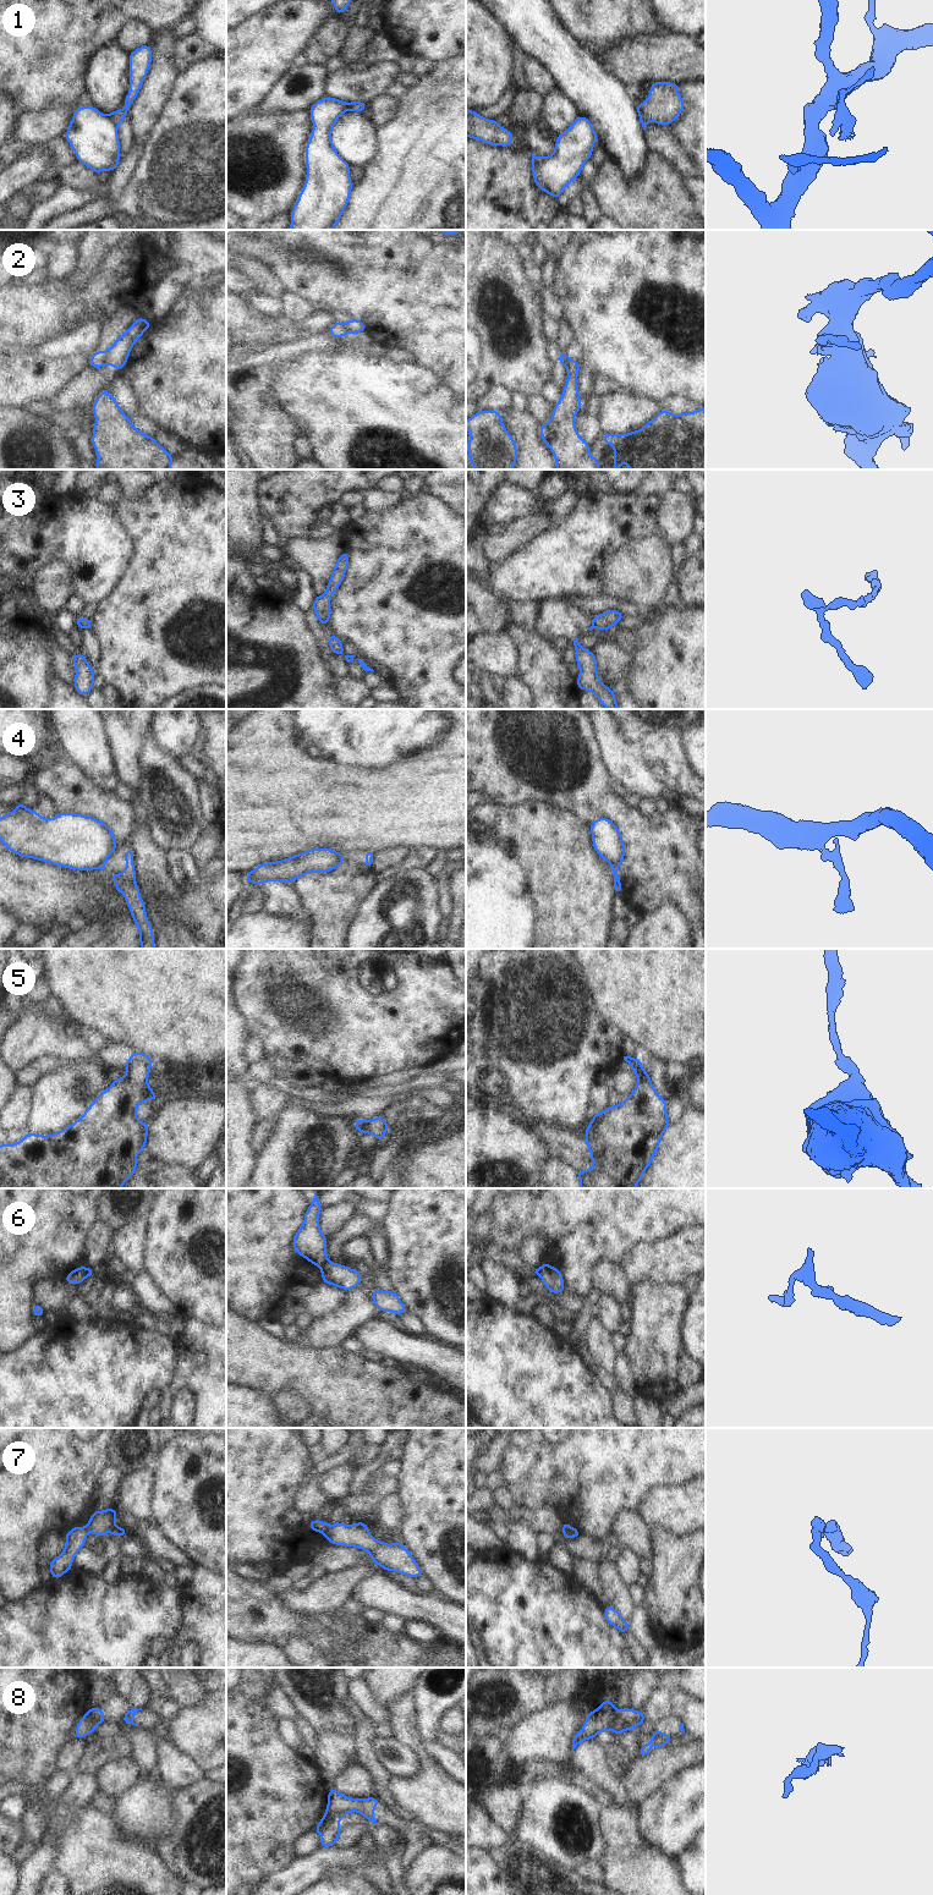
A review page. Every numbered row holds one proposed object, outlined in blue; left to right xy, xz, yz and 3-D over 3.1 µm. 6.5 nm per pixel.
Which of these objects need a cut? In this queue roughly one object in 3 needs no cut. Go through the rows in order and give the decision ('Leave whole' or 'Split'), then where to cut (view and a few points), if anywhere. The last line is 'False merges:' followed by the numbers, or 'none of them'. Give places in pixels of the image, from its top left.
1: Split. Split along xy (106, 115), (116, 127)
2: Split. Split along xy (108, 352), (105, 363)
3: Split. Split along xy (77, 625), (81, 629)
4: Split. Split along yz (612, 864), (618, 867)
5: Leave whole. No split
6: Split. Split along xz (328, 1261), (320, 1267)
7: Split. Split along xz (328, 1525), (324, 1532)
8: Split. Split along yz (618, 1711), (609, 1729)
False merges: 1, 2, 3, 4, 6, 7, 8

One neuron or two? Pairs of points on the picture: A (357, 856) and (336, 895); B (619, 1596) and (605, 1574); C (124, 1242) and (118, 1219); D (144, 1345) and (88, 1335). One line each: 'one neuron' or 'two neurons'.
A: two neurons
B: one neuron
C: two neurons
D: one neuron

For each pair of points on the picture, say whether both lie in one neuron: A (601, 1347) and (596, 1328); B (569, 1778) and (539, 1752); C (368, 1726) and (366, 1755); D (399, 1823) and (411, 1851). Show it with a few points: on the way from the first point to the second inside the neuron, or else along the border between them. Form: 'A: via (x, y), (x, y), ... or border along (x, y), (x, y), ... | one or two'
A: via (599, 1343), (596, 1333) | one
B: border along (569, 1761), (560, 1764) | two
C: via (366, 1734), (366, 1747) | one
D: via (406, 1830), (411, 1835), (411, 1844) | one

